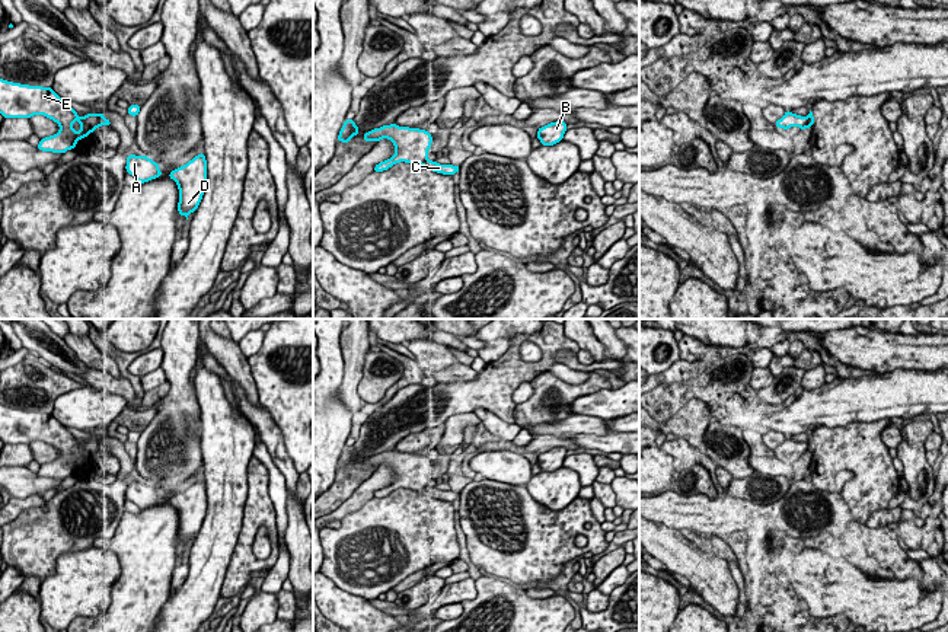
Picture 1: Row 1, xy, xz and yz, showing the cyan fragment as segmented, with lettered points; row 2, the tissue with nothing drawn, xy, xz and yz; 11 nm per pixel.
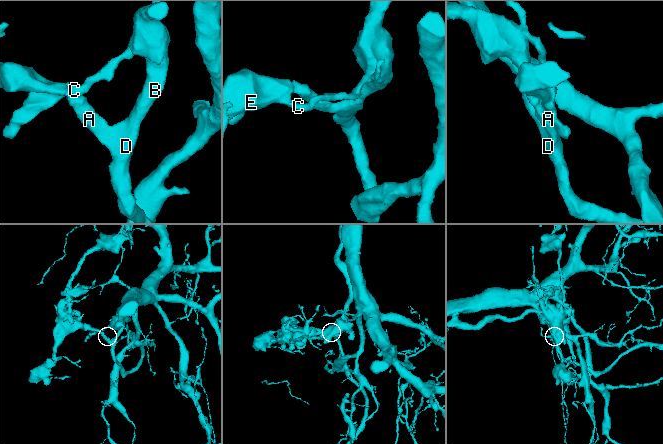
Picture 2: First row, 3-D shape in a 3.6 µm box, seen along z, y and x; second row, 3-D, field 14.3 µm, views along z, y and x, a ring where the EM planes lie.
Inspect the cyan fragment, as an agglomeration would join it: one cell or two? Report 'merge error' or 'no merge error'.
merge error

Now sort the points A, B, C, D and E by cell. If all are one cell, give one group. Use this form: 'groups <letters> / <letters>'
groups A B D E / C

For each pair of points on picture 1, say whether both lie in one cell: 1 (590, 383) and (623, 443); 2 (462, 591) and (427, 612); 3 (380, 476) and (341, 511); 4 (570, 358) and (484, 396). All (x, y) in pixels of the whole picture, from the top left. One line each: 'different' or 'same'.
1: different
2: same
3: same
4: different

